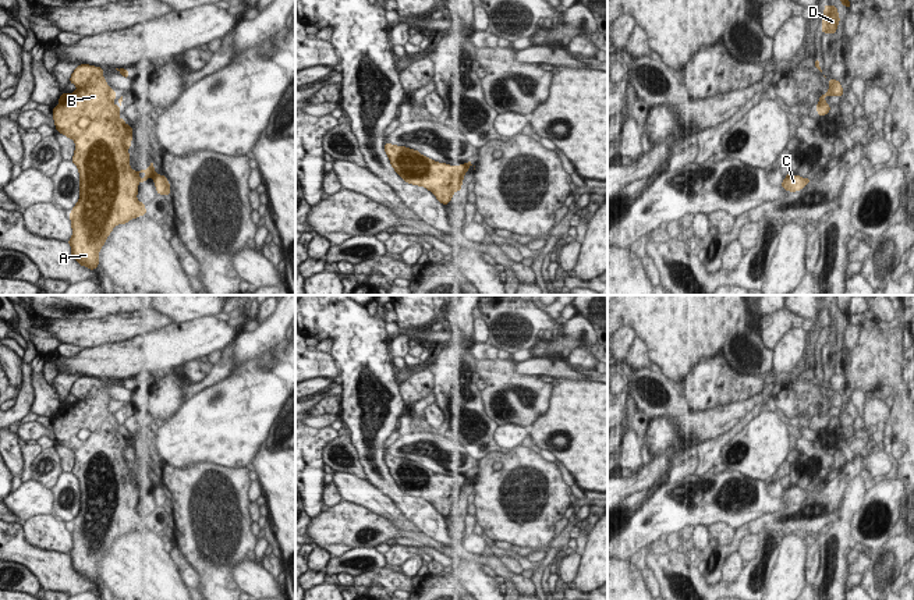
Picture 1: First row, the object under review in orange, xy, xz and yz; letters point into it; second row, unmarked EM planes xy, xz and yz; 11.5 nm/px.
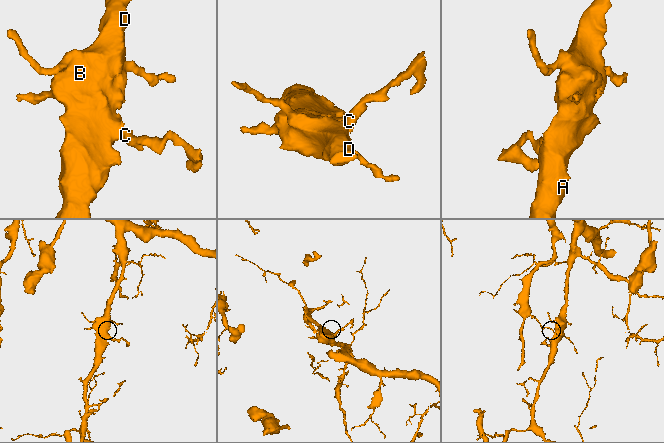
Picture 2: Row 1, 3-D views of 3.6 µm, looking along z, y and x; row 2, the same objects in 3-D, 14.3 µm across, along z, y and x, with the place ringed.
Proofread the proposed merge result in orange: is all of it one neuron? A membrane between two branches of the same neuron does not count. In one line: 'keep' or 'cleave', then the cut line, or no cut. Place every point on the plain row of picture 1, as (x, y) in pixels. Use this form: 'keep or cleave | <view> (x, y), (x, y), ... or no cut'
cleave | xy (156, 486), (152, 489)

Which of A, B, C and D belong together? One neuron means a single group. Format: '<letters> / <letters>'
A B D / C

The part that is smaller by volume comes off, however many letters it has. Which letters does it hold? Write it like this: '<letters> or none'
C

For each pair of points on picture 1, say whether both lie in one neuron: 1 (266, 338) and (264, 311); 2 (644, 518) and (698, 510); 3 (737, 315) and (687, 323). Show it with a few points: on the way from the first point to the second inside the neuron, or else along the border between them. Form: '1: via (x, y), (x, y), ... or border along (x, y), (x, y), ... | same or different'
1: border along (276, 309), (269, 318) | different
2: via (658, 514), (663, 510), (684, 510) | same
3: via (725, 315), (700, 315) | same

